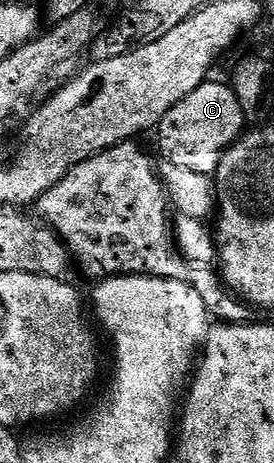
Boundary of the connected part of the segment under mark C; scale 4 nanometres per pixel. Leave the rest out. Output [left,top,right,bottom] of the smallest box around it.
[158,82,246,176]

